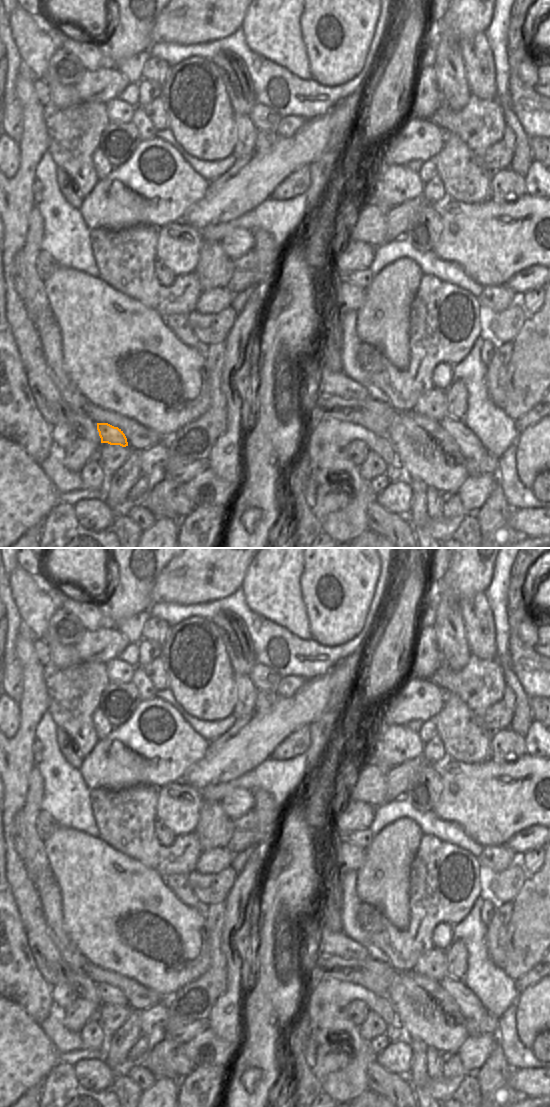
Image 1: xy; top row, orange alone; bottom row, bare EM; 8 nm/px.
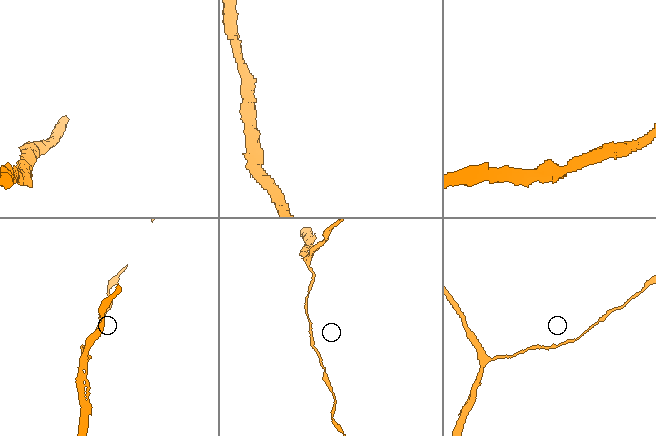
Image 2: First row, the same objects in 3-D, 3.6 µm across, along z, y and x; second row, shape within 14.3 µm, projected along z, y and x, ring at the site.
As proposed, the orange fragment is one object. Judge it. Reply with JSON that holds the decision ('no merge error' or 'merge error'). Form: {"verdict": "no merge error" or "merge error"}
{"verdict": "no merge error"}

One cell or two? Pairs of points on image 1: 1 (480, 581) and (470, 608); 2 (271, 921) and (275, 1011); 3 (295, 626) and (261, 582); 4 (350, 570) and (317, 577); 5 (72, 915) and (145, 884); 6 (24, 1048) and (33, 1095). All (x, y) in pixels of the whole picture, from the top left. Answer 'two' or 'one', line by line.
1: two
2: one
3: one
4: one
5: one
6: two

